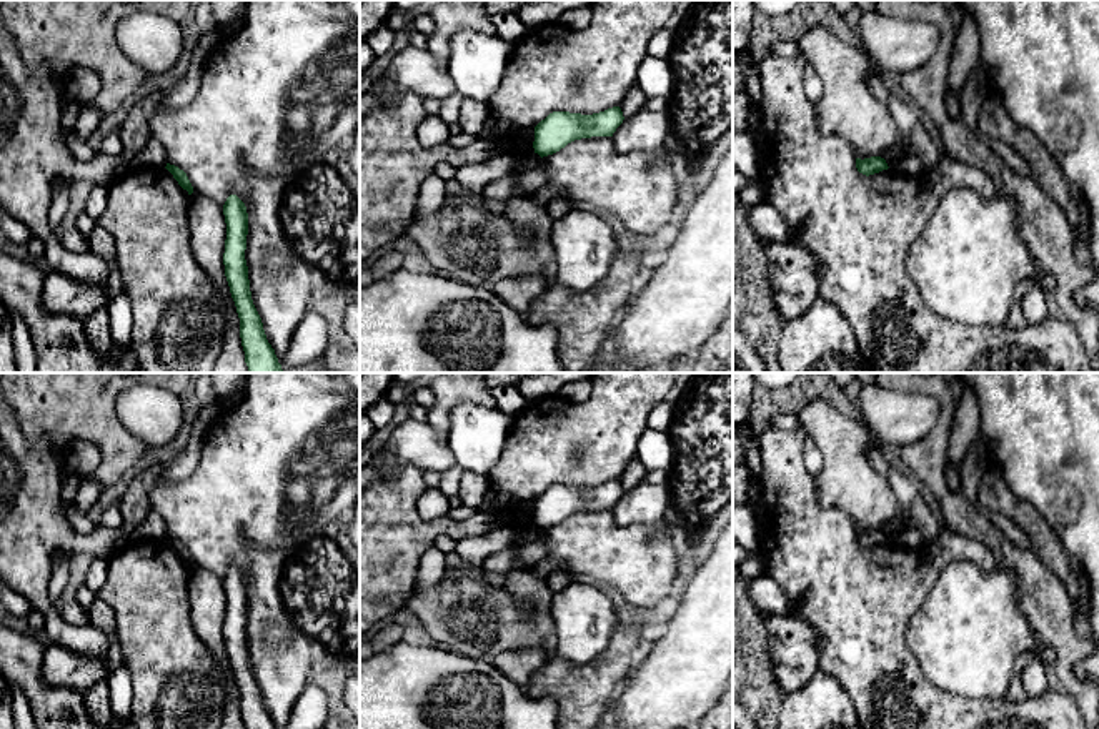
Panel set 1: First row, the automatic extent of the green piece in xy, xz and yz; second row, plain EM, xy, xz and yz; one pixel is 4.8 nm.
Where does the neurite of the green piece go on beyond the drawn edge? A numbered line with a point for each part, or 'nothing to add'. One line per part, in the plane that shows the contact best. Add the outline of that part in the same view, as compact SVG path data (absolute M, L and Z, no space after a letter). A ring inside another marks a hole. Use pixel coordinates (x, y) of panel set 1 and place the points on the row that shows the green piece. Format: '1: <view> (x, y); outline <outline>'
nothing to add

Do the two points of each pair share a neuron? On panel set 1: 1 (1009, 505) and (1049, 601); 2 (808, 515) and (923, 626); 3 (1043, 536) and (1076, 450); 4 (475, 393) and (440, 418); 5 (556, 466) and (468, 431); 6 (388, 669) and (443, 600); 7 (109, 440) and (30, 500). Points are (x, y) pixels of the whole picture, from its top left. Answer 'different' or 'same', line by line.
1: different
2: different
3: different
4: same
5: different
6: different
7: different

